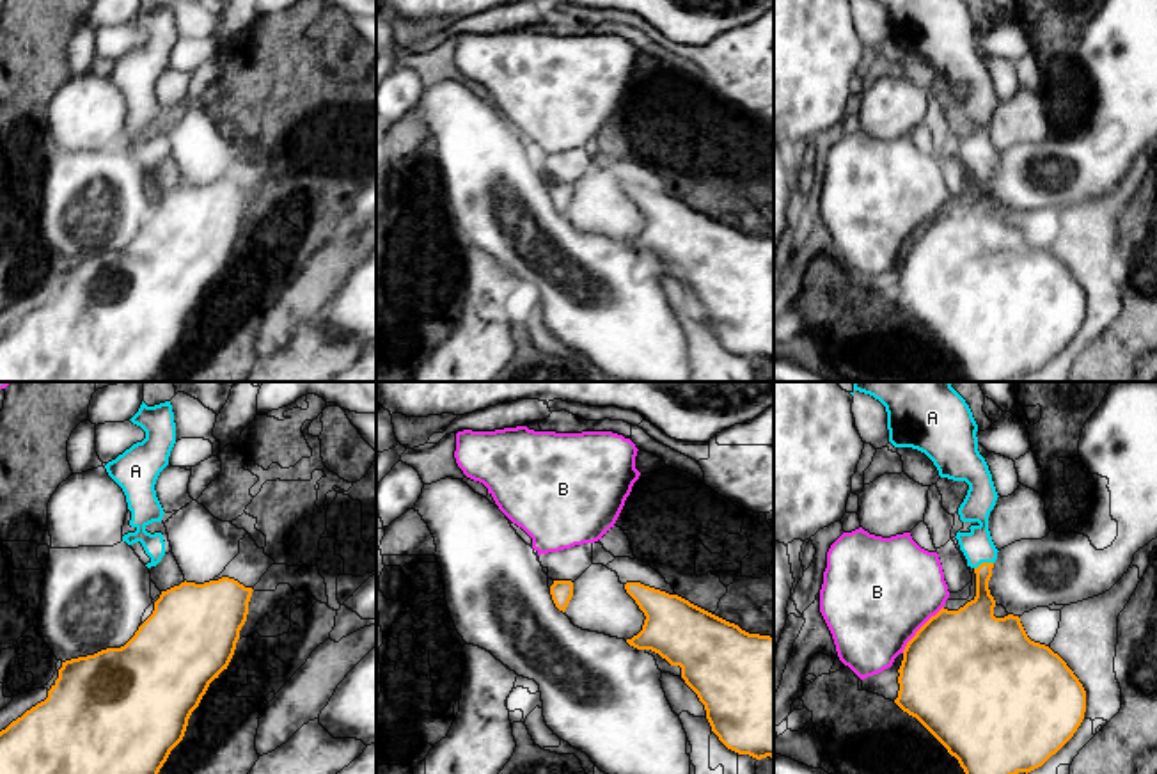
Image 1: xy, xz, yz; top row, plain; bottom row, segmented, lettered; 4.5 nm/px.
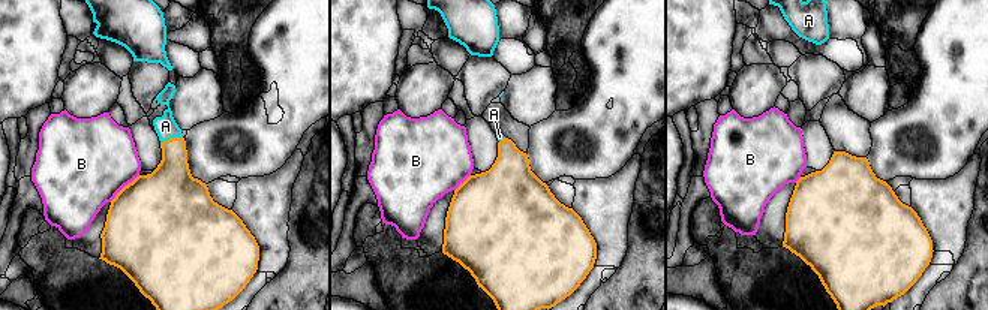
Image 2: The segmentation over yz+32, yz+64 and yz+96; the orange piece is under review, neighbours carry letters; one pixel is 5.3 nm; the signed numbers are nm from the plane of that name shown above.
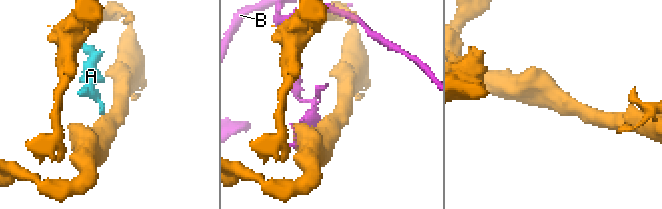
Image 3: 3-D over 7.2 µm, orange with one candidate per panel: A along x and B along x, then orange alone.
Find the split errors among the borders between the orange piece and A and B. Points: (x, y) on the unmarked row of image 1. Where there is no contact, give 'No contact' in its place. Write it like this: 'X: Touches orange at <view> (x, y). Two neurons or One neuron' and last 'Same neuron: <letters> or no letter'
A: Touches orange at yz (983, 165). One neuron
B: Touches orange at yz (920, 231). Two neurons
Same neuron: A

